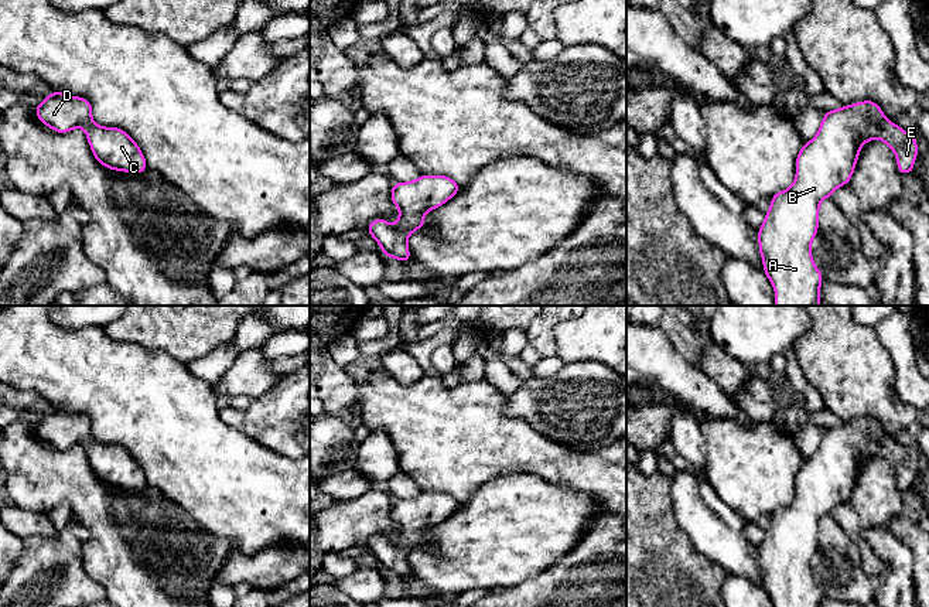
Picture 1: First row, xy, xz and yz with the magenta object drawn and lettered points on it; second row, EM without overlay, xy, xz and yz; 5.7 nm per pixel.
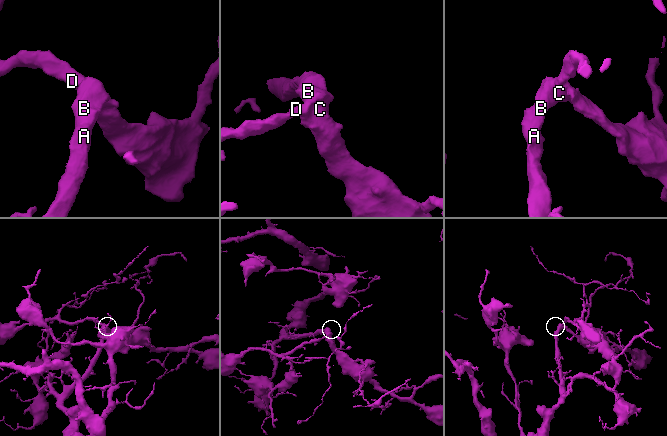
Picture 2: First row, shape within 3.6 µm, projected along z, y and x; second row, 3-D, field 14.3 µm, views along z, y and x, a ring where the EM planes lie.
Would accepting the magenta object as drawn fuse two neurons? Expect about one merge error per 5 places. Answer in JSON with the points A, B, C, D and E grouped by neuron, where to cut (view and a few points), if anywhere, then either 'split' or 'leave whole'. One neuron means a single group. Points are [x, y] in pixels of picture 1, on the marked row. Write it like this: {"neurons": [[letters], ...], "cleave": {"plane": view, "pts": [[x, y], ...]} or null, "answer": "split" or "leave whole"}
{"neurons": [["A", "B", "C", "D", "E"]], "cleave": null, "answer": "leave whole"}

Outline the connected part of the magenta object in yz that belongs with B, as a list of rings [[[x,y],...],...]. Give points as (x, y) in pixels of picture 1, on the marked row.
[[[864,100],[824,113],[817,134],[802,146],[796,157],[793,184],[771,198],[771,208],[758,229],[758,249],[764,262],[762,269],[775,287],[775,306],[820,306],[819,290],[823,276],[810,253],[819,228],[819,207],[836,188],[850,181],[860,149],[872,139],[881,139],[895,153],[899,174],[913,173],[916,139],[891,123],[878,103]]]

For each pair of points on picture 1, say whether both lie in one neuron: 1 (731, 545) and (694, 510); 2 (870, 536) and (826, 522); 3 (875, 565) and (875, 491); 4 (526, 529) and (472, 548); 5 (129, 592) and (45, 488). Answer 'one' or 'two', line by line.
1: one
2: one
3: one
4: one
5: one

